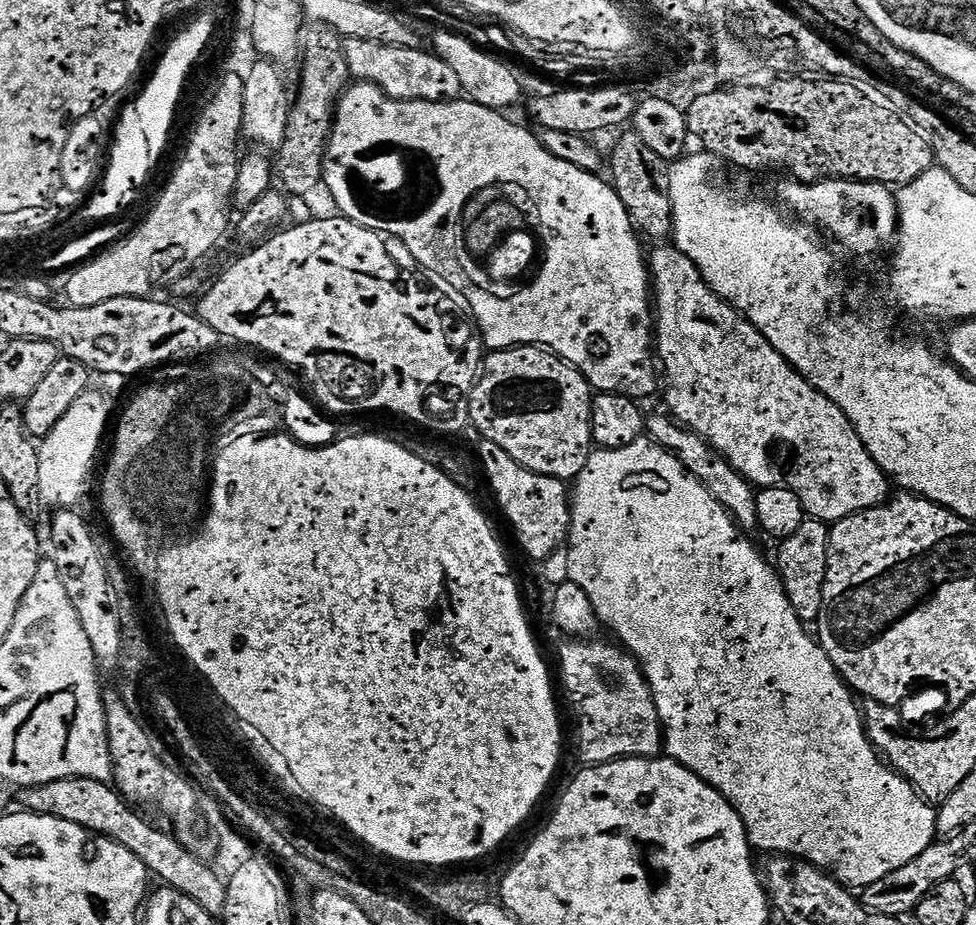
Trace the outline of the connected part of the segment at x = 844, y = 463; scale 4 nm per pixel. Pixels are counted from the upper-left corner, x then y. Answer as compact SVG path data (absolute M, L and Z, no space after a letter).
M674 246L653 248L656 249L652 254L650 252L650 288L654 293L654 352L662 365L663 379L664 376L668 379L668 389L664 392L664 400L668 403L667 411L672 419L677 424L682 424L690 431L698 433L704 441L712 445L713 450L719 456L726 458L726 462L730 462L730 466L734 466L734 470L738 470L738 474L742 474L747 478L748 483L757 489L781 486L789 488L801 499L805 513L813 520L835 522L847 516L865 512L867 508L877 508L878 505L885 503L890 496L888 493L890 477L880 467L880 463L868 453L862 438L858 438L850 418L846 418L846 414L842 414L842 410L838 410L838 406L834 406L834 402L830 402L826 394L822 394L809 380L802 378L802 374L798 374L796 369L786 362L786 358L782 358L782 354L778 354L778 350L770 346L767 338L738 309L727 304L725 300L721 300L720 295L704 281L696 264L690 262L690 258L686 258L686 254L682 254Z

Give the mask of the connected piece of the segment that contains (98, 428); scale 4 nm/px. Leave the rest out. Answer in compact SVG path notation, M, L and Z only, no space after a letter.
M95 388L85 391L39 443L39 504L41 509L70 510L84 496L86 482L92 470L100 438L106 428L110 408L107 398Z

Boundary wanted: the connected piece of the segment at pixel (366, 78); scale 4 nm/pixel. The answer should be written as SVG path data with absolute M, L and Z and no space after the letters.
M349 39L344 45L346 62L357 81L376 84L395 100L457 99L457 79L450 66L431 51L381 46L374 41Z

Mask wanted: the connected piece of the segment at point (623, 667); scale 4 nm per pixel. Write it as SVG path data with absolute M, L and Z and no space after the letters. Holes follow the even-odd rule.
M576 638L570 644L566 645L560 652L560 676L564 679L564 688L568 691L568 696L572 699L572 704L576 707L576 712L580 715L580 756L588 766L598 764L608 764L611 760L631 760L633 756L642 756L645 758L656 758L661 755L664 747L664 729L660 726L658 718L658 706L652 697L652 691L648 685L648 680L644 676L644 669L640 667L635 656L631 652L625 650L619 643L607 644L604 640L596 640L597 638ZM640 718L647 720L646 724L642 724Z

